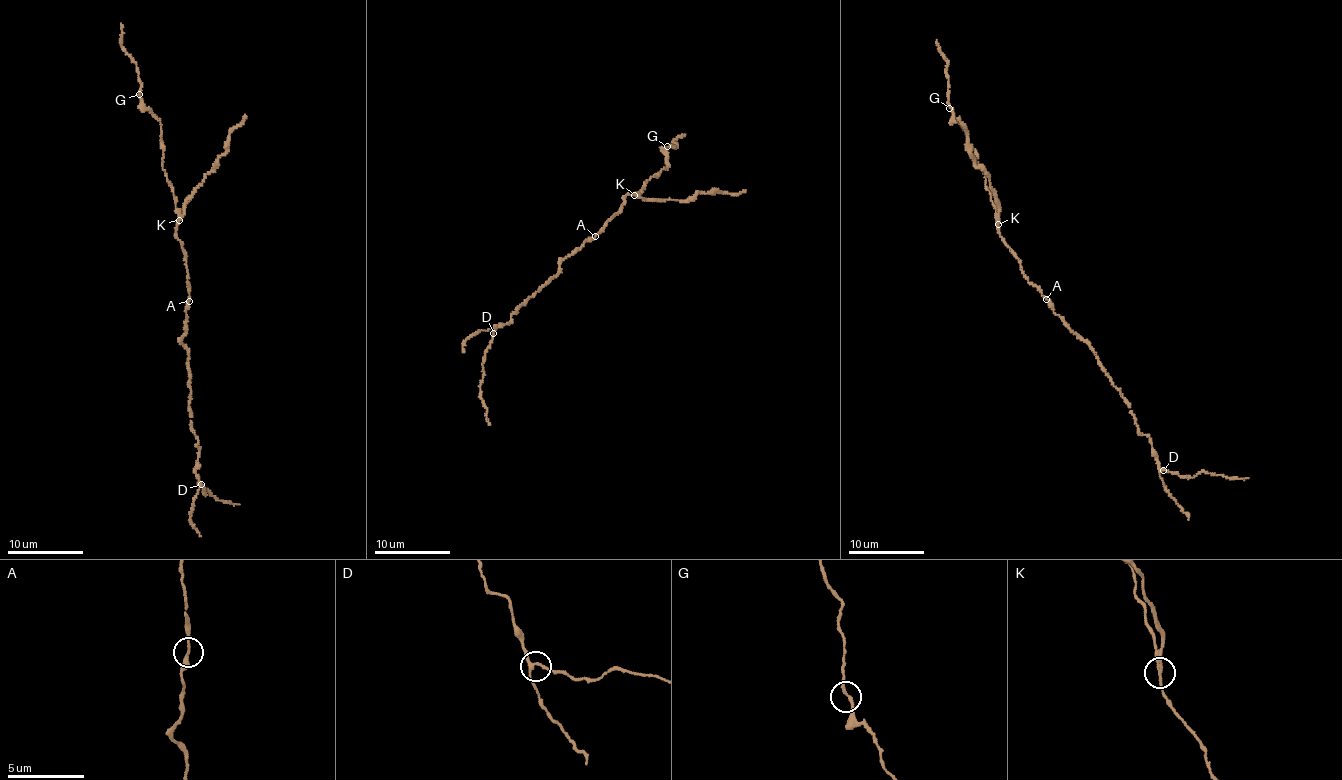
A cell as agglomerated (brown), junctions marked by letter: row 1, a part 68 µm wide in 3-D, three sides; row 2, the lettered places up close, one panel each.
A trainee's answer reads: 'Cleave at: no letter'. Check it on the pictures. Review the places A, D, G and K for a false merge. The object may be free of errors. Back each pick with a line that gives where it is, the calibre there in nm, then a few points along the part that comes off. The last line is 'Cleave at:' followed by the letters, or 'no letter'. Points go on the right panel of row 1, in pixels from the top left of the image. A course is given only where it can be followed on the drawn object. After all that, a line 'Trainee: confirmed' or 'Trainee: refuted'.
K: place (998, 224); calibre 160 nm; course (998, 225), (999, 207), (986, 172), (976, 164), (969, 139), (957, 118)
Cleave at: K
Trainee: refuted

